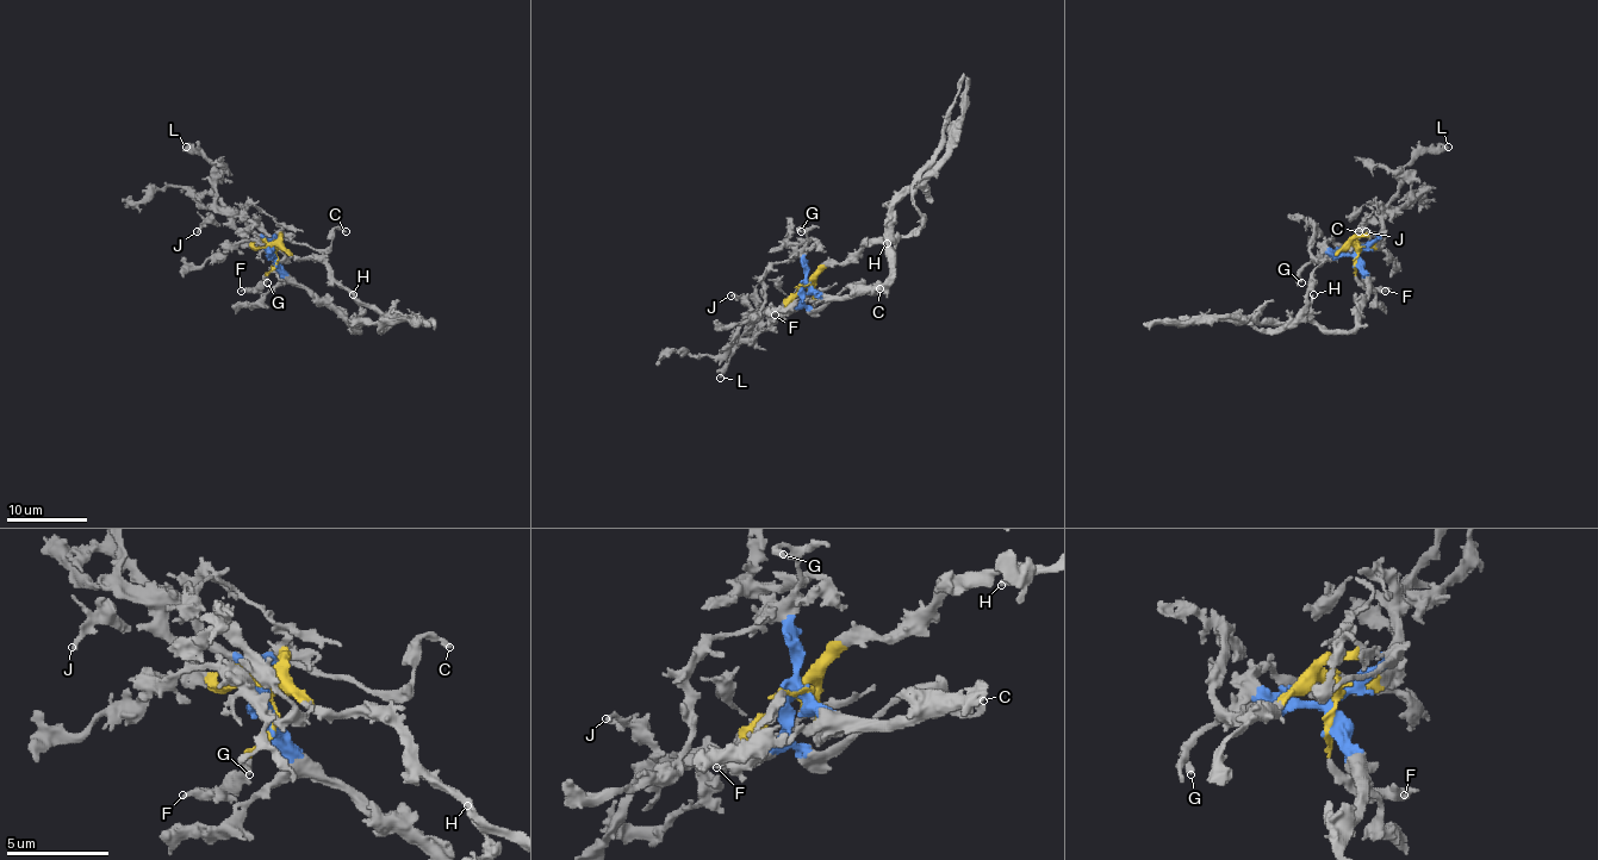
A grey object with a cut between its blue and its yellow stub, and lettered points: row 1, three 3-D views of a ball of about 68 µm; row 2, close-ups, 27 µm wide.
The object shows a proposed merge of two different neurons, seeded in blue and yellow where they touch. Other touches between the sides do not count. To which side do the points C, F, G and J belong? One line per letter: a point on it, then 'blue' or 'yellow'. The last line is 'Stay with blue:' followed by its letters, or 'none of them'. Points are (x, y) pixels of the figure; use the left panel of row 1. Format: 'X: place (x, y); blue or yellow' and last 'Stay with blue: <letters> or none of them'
C: place (346, 231); blue
F: place (241, 291); yellow
G: place (267, 282); blue
J: place (197, 231); yellow
Stay with blue: C, G

